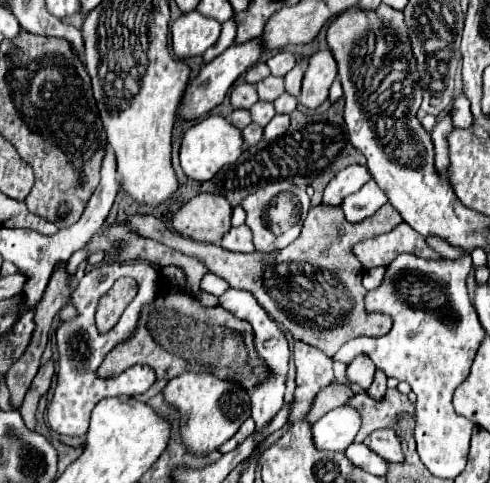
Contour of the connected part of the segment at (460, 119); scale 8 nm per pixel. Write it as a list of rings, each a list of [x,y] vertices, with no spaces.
[[[458,95],[454,103],[448,109],[452,117],[454,127],[470,127],[472,125],[472,113],[470,113],[470,103],[464,99],[464,95]]]

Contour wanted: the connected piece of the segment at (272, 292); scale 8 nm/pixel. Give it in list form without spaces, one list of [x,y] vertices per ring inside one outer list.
[[[390,203],[382,205],[376,215],[356,225],[342,219],[340,207],[312,207],[302,235],[290,247],[270,253],[232,253],[218,245],[198,243],[168,231],[166,225],[152,215],[126,215],[124,221],[140,237],[160,241],[186,255],[198,255],[198,259],[202,259],[212,273],[228,281],[230,287],[250,291],[262,309],[266,309],[266,313],[278,325],[292,333],[296,341],[312,345],[328,357],[332,357],[346,341],[354,337],[382,337],[392,327],[390,315],[366,311],[366,289],[362,285],[364,267],[354,255],[350,255],[350,243],[388,233],[402,223],[402,217],[398,211],[394,211],[394,207],[390,207]]]

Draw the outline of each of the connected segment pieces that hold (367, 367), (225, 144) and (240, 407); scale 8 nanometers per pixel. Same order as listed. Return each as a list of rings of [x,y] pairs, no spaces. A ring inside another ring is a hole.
[[[360,357],[360,359],[354,359],[354,363],[350,363],[346,373],[348,373],[352,383],[358,383],[360,387],[368,389],[372,385],[372,381],[374,381],[376,367],[374,367],[374,363],[370,363],[370,359]]]
[[[208,115],[204,117],[204,121],[192,125],[184,139],[182,139],[182,147],[180,147],[180,165],[184,169],[184,173],[194,179],[194,181],[210,181],[224,165],[234,163],[240,155],[242,155],[242,131],[236,129],[232,123],[228,123],[224,117],[220,115]]]
[[[186,371],[186,373],[168,381],[168,385],[164,389],[164,397],[168,403],[172,403],[180,409],[180,413],[182,413],[182,439],[190,447],[190,451],[194,451],[194,453],[208,453],[208,451],[218,449],[224,441],[228,441],[240,429],[244,419],[250,417],[250,393],[244,387],[240,387],[238,383],[222,381],[212,373]]]

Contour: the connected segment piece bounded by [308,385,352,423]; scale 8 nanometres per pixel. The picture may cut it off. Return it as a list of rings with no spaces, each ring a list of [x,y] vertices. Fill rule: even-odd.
[[[332,385],[328,389],[322,389],[308,413],[308,421],[310,423],[316,423],[324,413],[328,413],[330,409],[338,407],[338,405],[344,405],[348,399],[352,397],[352,391],[346,389],[346,387],[340,387],[340,385]]]

